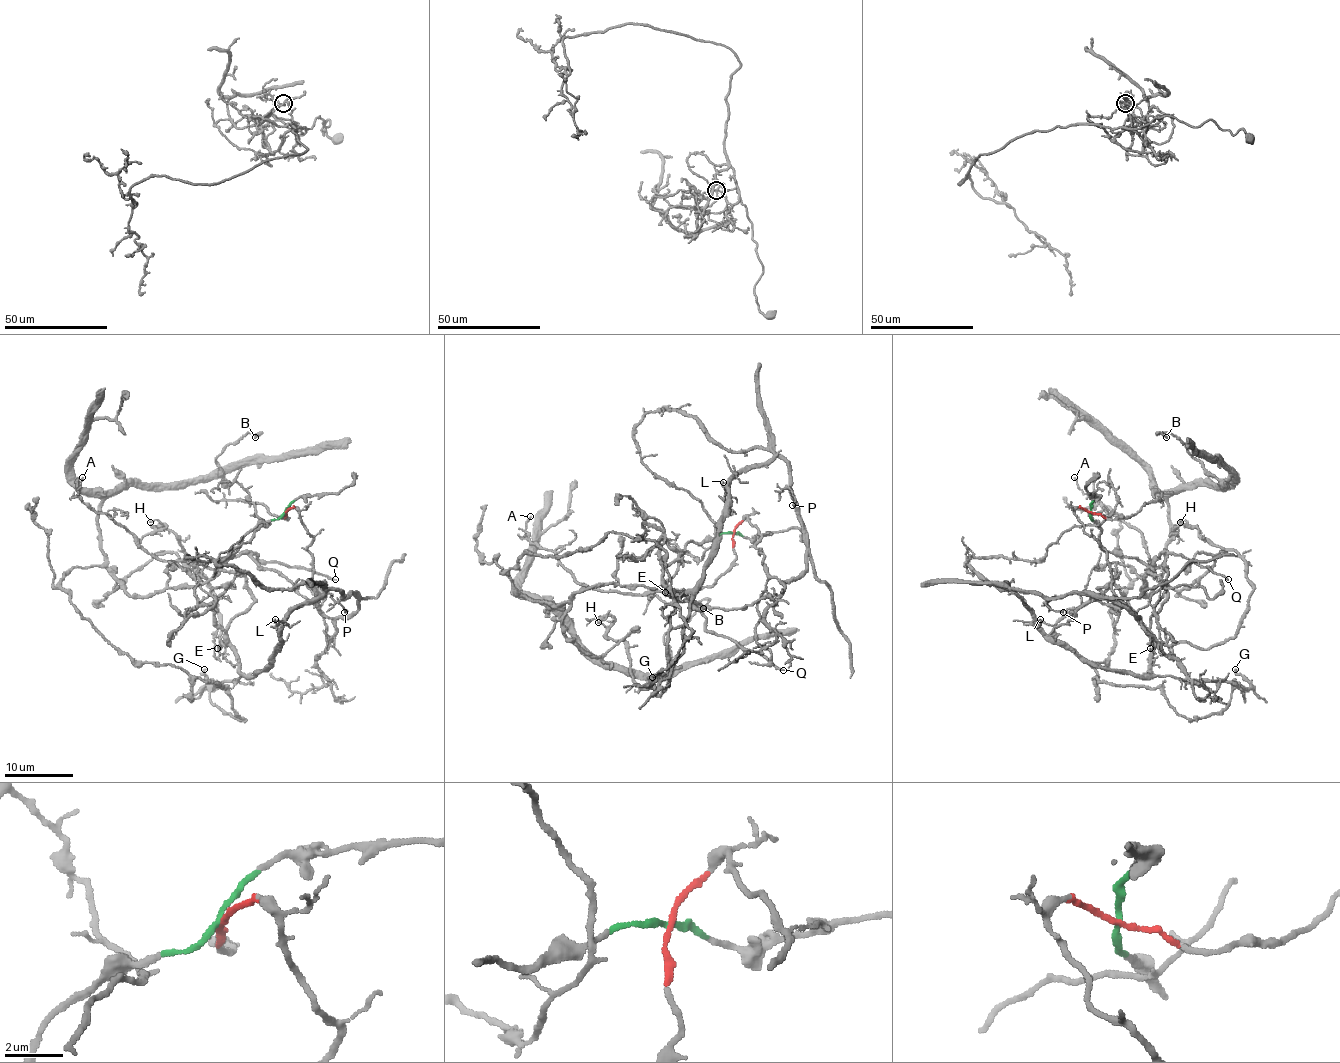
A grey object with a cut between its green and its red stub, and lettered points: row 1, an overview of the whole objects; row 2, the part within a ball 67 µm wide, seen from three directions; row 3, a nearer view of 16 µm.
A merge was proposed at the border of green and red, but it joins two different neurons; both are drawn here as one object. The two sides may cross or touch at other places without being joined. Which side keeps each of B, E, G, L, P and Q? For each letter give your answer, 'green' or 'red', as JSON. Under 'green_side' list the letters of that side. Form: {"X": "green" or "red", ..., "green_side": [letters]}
{"B": "green", "E": "red", "G": "red", "L": "red", "P": "red", "Q": "green", "green_side": ["B", "Q"]}

